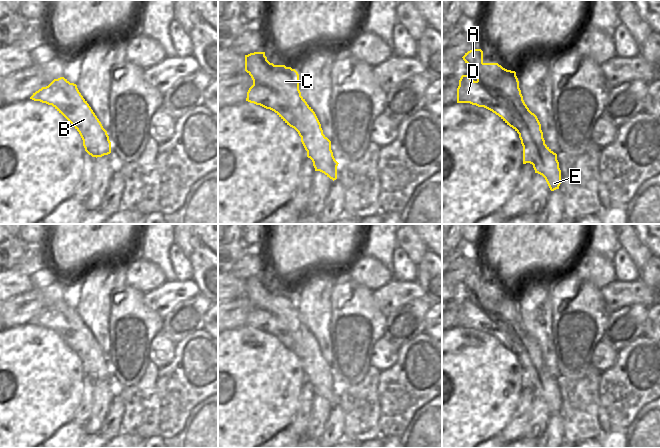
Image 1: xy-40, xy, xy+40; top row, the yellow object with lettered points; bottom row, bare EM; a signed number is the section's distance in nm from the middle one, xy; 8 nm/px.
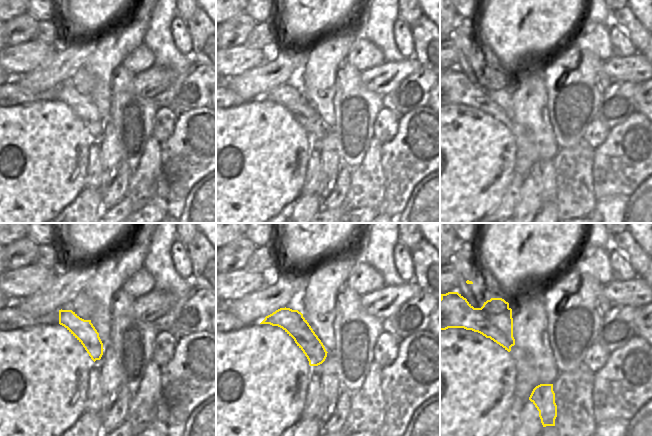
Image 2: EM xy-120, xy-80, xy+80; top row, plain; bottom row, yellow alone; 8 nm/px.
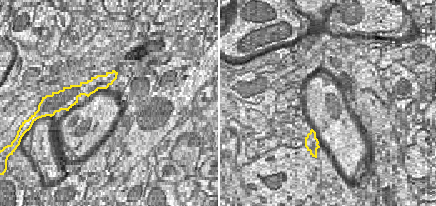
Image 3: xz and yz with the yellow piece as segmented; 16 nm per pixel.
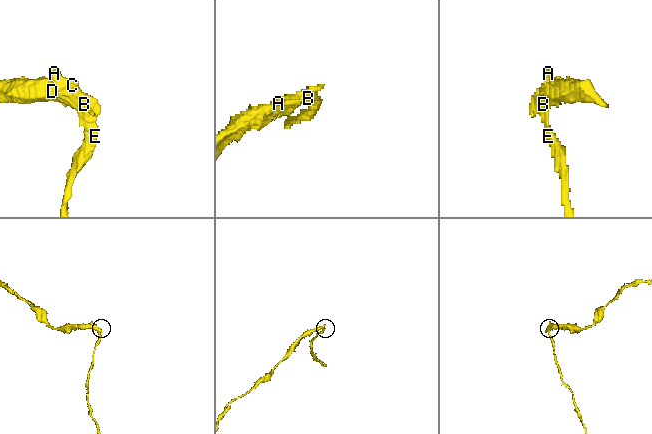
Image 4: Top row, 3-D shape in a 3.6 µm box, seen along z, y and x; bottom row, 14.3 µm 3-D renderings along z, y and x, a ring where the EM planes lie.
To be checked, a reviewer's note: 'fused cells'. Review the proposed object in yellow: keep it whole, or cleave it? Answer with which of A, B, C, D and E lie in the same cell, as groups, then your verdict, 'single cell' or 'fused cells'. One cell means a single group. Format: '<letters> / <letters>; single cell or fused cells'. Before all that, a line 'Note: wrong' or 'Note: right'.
Note: right
A B C E / D; fused cells

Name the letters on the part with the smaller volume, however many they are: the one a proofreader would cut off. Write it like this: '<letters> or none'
A, B, C, E

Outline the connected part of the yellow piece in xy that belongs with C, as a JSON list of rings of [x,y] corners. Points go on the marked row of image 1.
[[[265,52],[245,55],[245,71],[251,76],[253,84],[270,87],[289,100],[293,108],[293,124],[303,134],[301,142],[312,157],[315,171],[336,180],[339,163],[333,156],[331,141],[323,134],[315,112],[301,96],[298,72],[285,65],[270,63]]]

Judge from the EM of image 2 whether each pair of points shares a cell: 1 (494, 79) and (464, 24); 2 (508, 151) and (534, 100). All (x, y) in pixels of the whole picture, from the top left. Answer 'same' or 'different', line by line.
1: same
2: different

